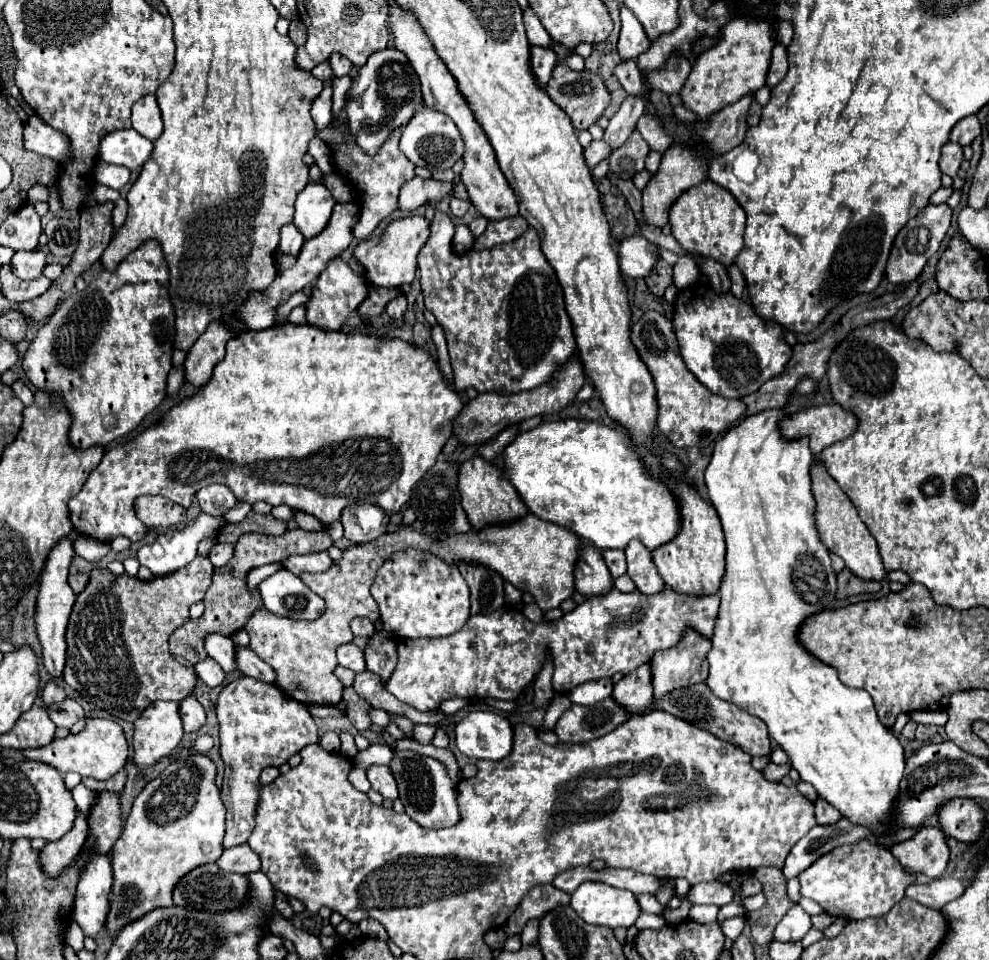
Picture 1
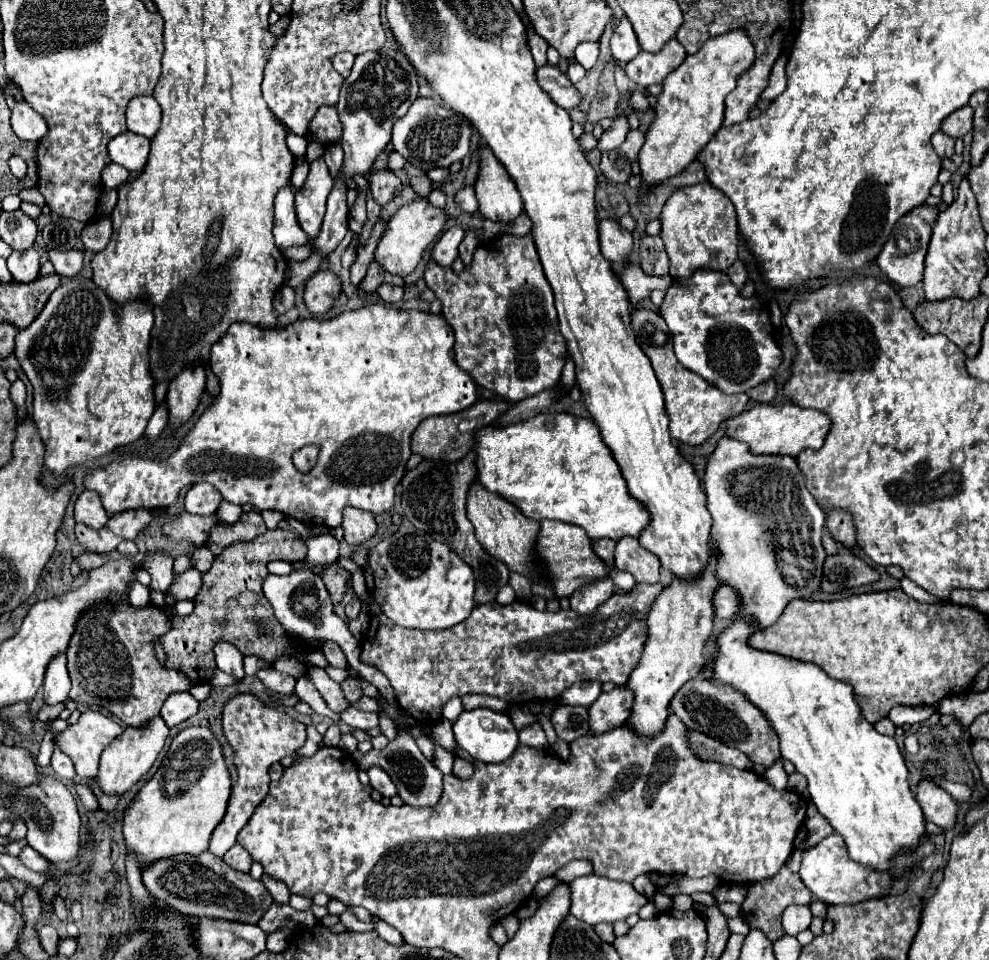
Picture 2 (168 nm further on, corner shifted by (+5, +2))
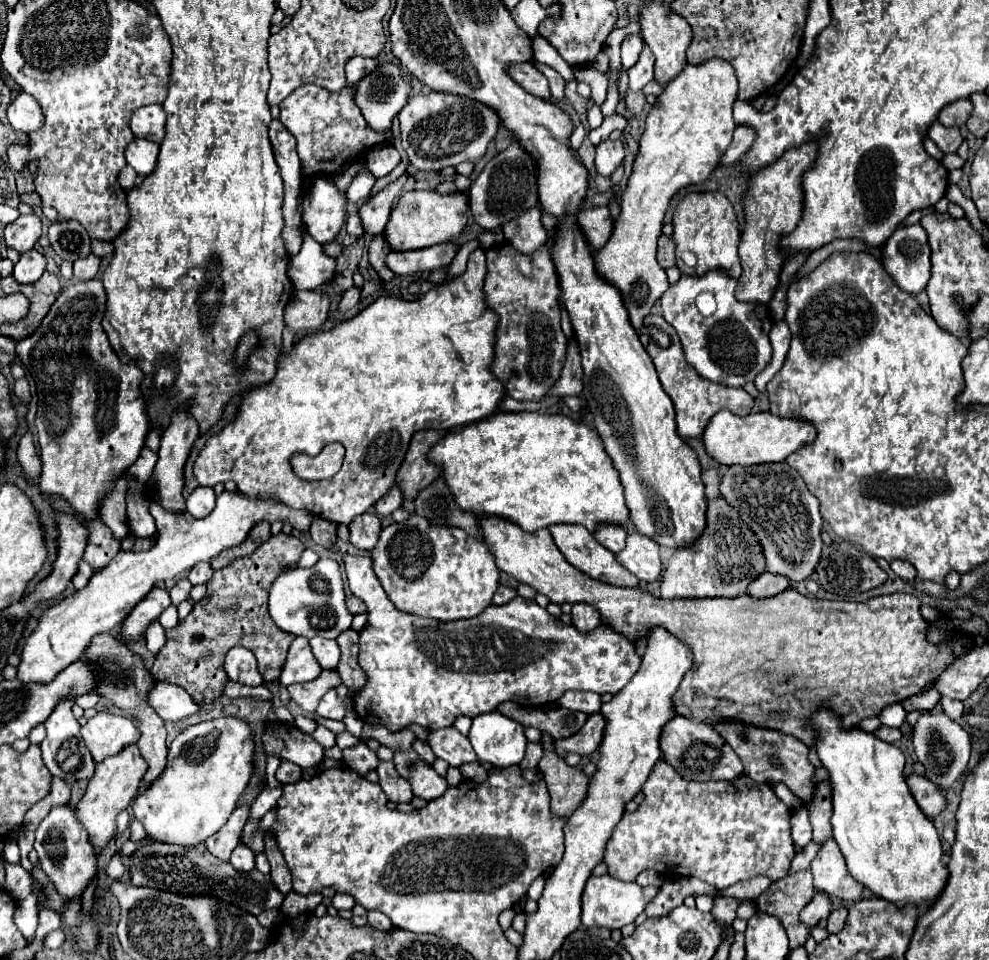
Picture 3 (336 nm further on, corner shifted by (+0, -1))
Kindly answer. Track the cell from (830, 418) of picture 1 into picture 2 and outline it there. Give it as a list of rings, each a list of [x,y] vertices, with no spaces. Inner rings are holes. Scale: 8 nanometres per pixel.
[[[758,404],[726,422],[726,434],[746,442],[754,454],[796,456],[798,452],[802,452],[806,448],[820,450],[824,446],[824,440],[826,440],[830,428],[832,428],[832,420],[824,412],[798,408],[796,404],[784,404],[784,406]]]

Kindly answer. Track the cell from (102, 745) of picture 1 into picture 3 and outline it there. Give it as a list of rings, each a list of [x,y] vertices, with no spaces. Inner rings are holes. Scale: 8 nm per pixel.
[[[97,713],[81,727],[81,737],[95,763],[101,763],[105,757],[117,755],[127,745],[137,743],[139,731],[129,717]]]

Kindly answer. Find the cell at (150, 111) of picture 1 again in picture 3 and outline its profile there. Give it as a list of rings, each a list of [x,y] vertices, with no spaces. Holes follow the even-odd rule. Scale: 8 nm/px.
[[[145,105],[133,113],[131,131],[135,133],[135,137],[161,143],[165,135],[165,119],[167,115],[161,105]]]

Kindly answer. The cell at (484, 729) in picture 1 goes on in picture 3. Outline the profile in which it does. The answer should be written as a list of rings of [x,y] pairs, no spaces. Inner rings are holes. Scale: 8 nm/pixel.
[[[499,711],[483,713],[473,719],[469,741],[483,763],[495,767],[517,765],[525,757],[525,727]]]

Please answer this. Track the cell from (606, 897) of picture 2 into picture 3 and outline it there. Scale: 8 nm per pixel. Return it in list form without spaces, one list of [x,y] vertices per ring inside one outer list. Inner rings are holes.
[[[591,875],[585,891],[583,891],[583,927],[607,927],[607,929],[621,929],[635,921],[639,913],[643,913],[645,905],[657,895],[657,887],[641,887],[637,883],[627,883],[621,879],[615,879],[611,875],[595,877]]]

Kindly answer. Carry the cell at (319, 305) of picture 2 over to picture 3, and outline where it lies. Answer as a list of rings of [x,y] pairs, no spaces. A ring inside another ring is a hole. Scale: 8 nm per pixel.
[[[295,291],[285,307],[283,321],[295,333],[301,329],[319,329],[329,313],[329,297],[317,291]]]

